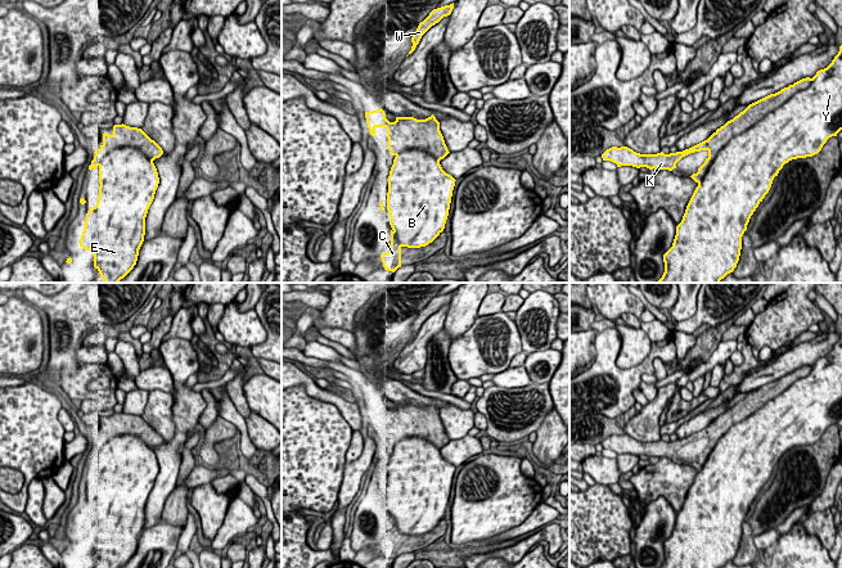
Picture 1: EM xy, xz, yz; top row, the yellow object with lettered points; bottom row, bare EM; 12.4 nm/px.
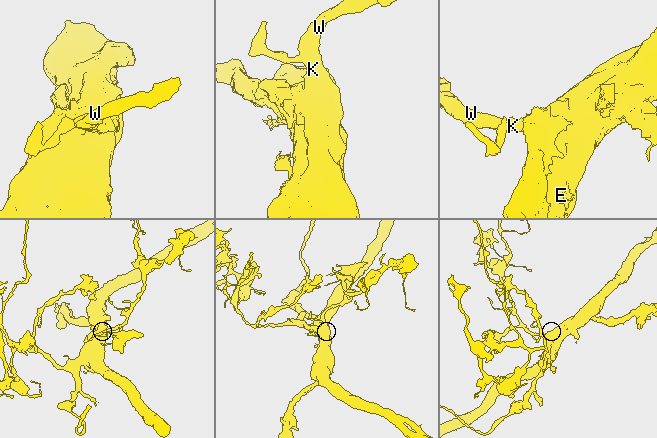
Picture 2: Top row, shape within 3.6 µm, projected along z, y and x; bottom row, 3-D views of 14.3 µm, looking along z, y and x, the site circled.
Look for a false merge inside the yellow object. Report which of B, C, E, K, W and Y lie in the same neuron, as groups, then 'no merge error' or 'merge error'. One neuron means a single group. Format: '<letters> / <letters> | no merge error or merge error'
B C E Y / K W | merge error

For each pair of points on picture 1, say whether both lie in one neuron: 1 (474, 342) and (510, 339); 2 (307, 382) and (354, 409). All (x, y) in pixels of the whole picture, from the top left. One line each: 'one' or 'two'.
1: one
2: one

